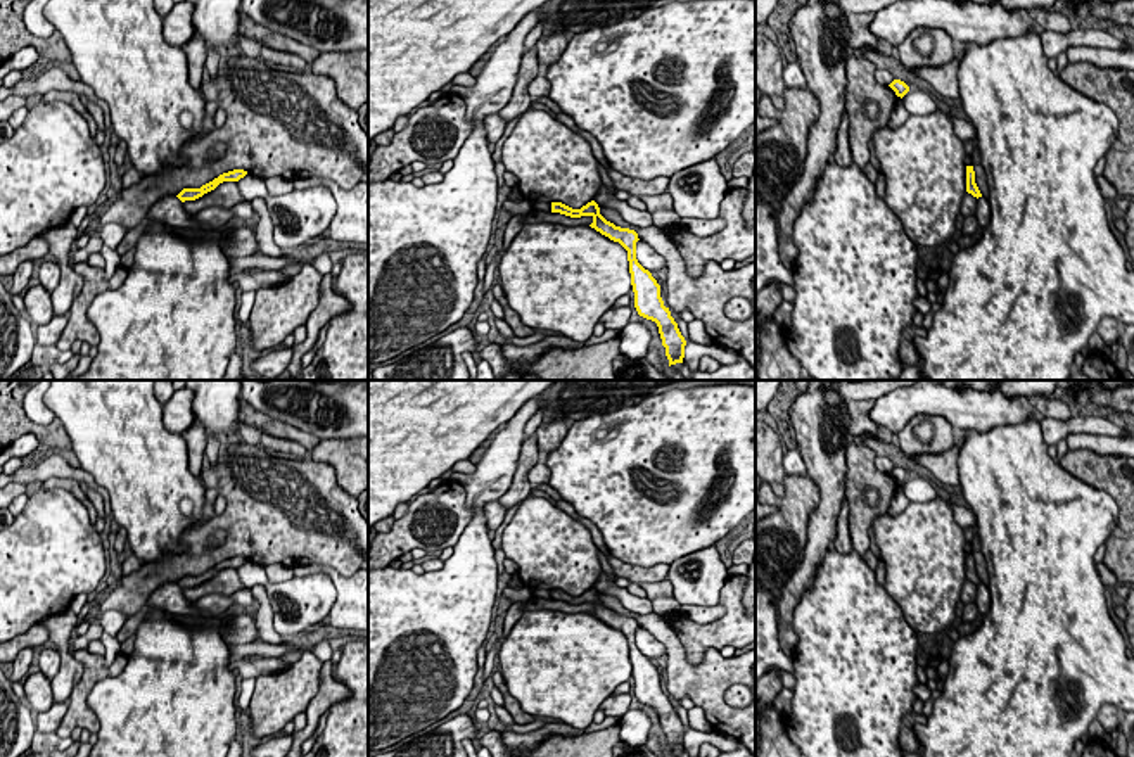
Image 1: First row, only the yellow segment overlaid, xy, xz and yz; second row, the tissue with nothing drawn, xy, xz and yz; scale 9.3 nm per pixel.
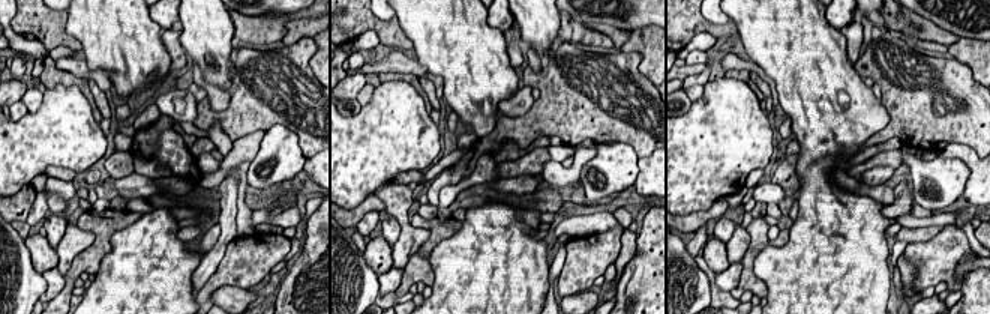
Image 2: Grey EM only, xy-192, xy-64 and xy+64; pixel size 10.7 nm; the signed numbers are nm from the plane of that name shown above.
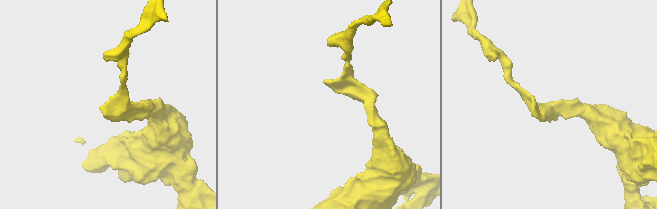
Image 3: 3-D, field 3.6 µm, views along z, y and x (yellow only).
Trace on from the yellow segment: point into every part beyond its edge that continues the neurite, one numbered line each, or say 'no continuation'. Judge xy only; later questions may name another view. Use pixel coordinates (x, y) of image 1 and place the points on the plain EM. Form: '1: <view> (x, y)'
no continuation

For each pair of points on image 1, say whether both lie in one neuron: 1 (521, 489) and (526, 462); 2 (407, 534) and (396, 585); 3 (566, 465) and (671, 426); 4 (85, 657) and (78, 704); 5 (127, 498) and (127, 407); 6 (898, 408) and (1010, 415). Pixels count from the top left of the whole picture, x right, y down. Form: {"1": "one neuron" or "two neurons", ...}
{"1": "one neuron", "2": "two neurons", "3": "one neuron", "4": "one neuron", "5": "one neuron", "6": "one neuron"}

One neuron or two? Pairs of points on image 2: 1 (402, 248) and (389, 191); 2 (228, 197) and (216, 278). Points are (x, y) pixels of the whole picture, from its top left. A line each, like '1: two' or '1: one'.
1: one
2: two

